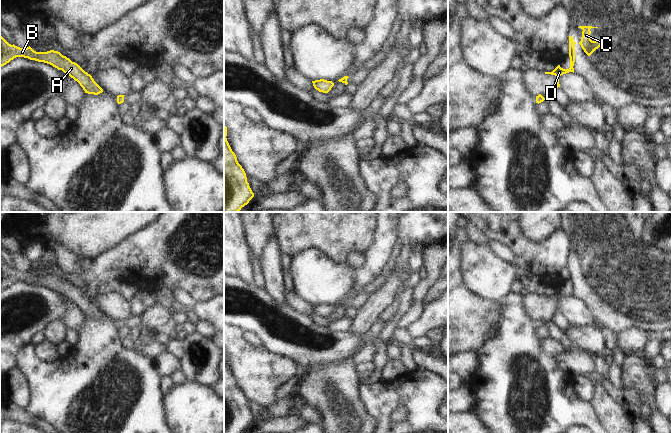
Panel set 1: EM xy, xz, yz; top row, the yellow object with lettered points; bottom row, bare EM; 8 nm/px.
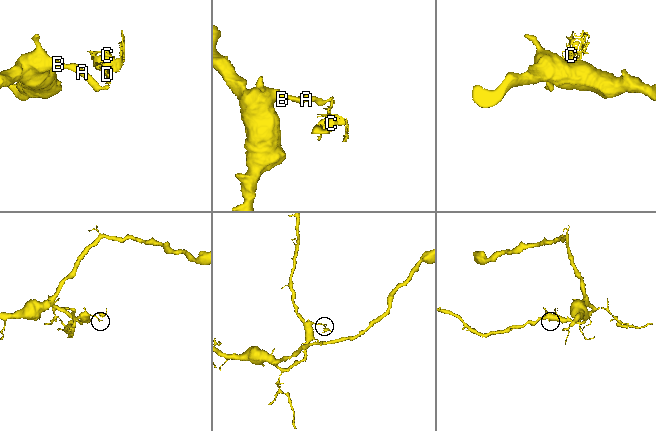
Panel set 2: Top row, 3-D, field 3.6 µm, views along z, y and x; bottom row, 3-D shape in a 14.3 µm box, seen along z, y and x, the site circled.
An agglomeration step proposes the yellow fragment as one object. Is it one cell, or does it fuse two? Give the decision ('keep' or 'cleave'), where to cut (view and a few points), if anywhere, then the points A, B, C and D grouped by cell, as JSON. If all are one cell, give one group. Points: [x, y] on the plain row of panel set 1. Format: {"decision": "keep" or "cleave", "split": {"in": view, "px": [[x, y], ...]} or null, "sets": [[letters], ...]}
{"decision": "cleave", "split": {"in": "xy", "px": [[118, 319], [123, 320]]}, "sets": [["A", "B"], ["C", "D"]]}

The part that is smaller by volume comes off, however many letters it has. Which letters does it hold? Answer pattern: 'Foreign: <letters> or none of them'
Foreign: C, D

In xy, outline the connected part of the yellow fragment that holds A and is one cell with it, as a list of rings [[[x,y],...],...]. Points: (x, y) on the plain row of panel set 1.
[[[0,258],[0,291],[6,289],[16,281],[24,281],[30,284],[44,286],[58,294],[62,294],[77,305],[85,317],[98,319],[103,316],[103,313],[94,305],[90,298],[85,296],[77,287],[63,280],[60,276],[54,274],[36,276],[30,270],[20,272],[14,268],[9,268]]]

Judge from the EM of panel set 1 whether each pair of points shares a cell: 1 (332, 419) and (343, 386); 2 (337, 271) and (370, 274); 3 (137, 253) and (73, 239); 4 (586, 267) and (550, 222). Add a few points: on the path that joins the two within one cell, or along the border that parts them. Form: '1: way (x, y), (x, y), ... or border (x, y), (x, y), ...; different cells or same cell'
1: way (327, 405), (322, 390), (324, 381), (329, 380); same cell
2: border (353, 269), (353, 287), (346, 295); different cells
3: border (131, 234), (114, 246), (99, 253), (91, 260); different cells
4: border (560, 222), (561, 227); different cells

